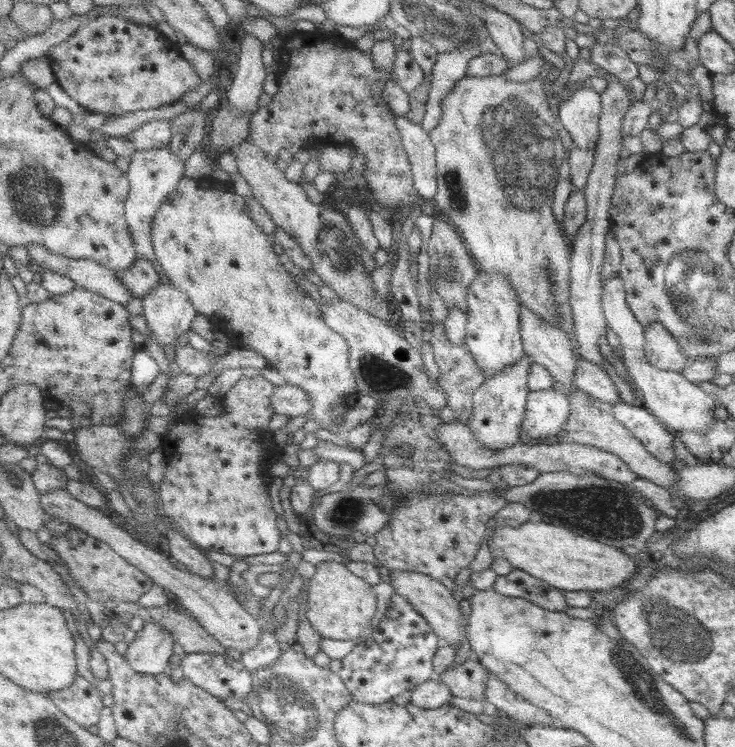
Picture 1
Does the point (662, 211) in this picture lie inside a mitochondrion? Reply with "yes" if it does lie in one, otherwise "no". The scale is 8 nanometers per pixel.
no

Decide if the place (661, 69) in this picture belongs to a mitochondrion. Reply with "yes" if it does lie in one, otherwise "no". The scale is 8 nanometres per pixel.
no

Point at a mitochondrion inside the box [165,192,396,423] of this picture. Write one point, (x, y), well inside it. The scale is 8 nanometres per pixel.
(337, 248)

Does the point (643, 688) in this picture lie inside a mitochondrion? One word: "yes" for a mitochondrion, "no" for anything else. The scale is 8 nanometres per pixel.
yes

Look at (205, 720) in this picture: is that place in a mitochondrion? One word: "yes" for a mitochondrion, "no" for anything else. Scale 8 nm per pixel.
yes

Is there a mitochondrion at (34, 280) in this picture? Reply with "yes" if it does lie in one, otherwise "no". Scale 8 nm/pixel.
no

